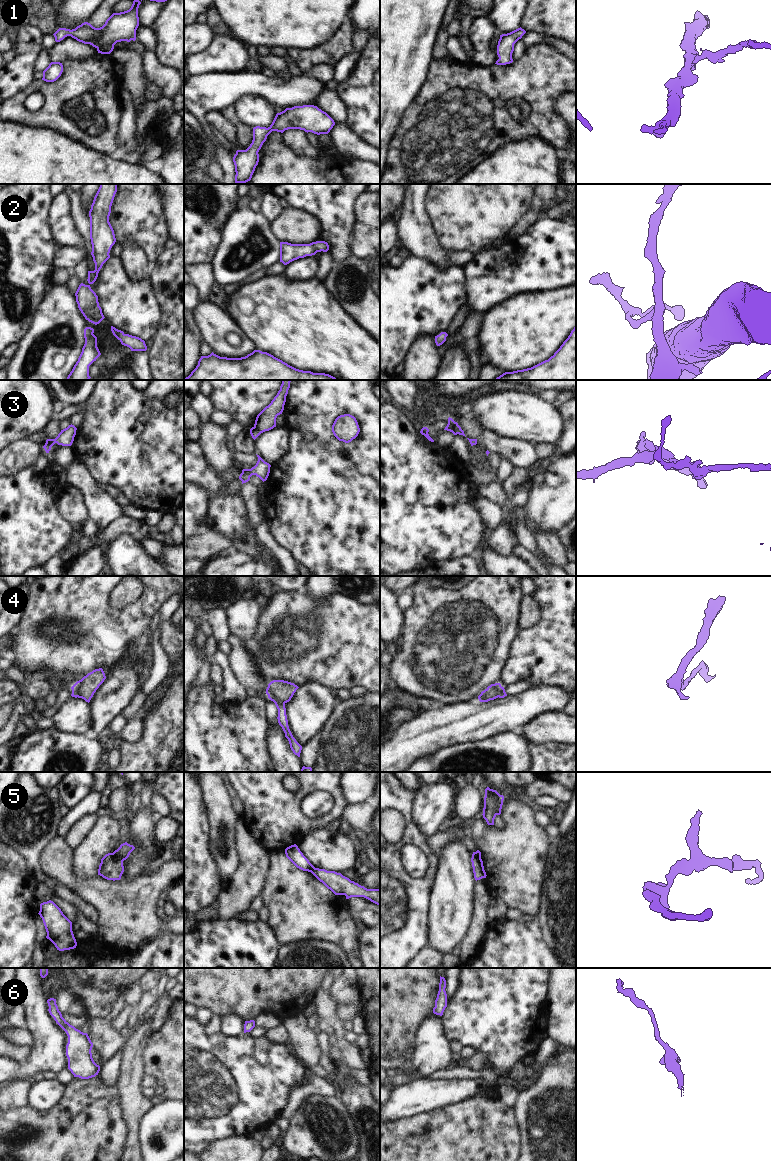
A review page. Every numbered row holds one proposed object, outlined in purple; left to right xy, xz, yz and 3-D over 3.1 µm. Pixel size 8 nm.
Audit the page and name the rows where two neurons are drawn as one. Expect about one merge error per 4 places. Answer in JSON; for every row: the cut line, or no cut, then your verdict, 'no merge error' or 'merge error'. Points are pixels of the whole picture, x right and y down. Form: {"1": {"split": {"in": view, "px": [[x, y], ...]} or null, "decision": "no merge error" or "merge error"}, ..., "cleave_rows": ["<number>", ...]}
{"1": {"split": null, "decision": "no merge error"}, "2": {"split": null, "decision": "no merge error"}, "3": {"split": null, "decision": "no merge error"}, "4": {"split": {"in": "xz", "px": [[268, 695], [284, 703]]}, "decision": "merge error"}, "5": {"split": {"in": "xy", "px": [[113, 852], [123, 860]]}, "decision": "merge error"}, "6": {"split": null, "decision": "no merge error"}, "cleave_rows": ["4", "5"]}

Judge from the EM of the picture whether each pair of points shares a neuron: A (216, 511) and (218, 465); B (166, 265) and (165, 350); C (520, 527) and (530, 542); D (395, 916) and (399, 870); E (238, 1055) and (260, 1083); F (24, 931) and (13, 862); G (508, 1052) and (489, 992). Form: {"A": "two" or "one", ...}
{"A": "two", "B": "one", "C": "one", "D": "one", "E": "one", "F": "one", "G": "one"}

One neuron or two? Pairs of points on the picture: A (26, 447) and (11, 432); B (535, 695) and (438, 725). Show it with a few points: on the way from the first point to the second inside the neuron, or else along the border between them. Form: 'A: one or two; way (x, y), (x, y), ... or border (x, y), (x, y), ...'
A: two; border (25, 436), (10, 442)
B: one; way (511, 712), (488, 719), (462, 722)

